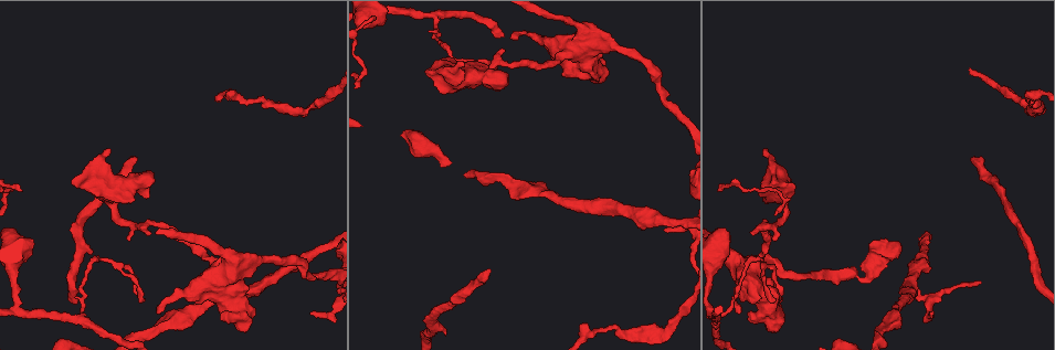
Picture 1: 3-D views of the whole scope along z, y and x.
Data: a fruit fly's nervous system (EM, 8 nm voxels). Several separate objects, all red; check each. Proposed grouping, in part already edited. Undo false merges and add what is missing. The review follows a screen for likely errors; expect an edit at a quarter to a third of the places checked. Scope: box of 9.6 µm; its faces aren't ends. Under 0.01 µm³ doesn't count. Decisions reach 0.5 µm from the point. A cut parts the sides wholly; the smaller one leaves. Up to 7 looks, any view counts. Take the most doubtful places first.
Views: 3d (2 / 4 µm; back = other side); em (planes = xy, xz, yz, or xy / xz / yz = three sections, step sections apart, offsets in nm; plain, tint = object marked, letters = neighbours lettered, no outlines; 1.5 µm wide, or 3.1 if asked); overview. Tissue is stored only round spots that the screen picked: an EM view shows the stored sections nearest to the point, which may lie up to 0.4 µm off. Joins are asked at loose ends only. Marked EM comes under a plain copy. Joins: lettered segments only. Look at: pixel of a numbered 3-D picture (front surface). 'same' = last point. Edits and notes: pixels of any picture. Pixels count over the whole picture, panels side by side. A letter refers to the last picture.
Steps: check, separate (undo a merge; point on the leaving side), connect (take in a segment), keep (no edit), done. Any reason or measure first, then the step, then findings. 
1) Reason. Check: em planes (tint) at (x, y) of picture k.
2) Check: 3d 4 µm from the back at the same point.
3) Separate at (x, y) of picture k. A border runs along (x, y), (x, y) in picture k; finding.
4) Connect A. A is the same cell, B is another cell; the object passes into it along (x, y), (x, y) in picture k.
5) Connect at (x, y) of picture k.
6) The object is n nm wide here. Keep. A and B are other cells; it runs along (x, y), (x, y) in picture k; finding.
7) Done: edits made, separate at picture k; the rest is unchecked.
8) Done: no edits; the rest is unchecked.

An open end. Check: em planes (letters) at (487, 268) of picture 1.

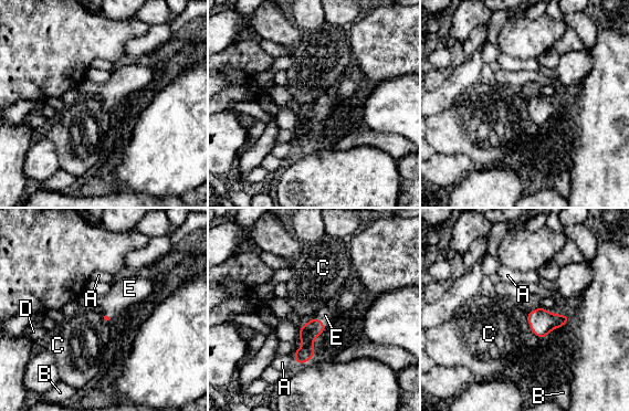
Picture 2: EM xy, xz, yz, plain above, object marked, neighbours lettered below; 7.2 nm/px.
Connect E. E is the same cell, A, B, C and D are other cells; the object passes into it along (308, 332), (320, 322), (325, 315) in picture 2; the neuron continues.

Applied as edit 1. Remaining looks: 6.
Check: overview.

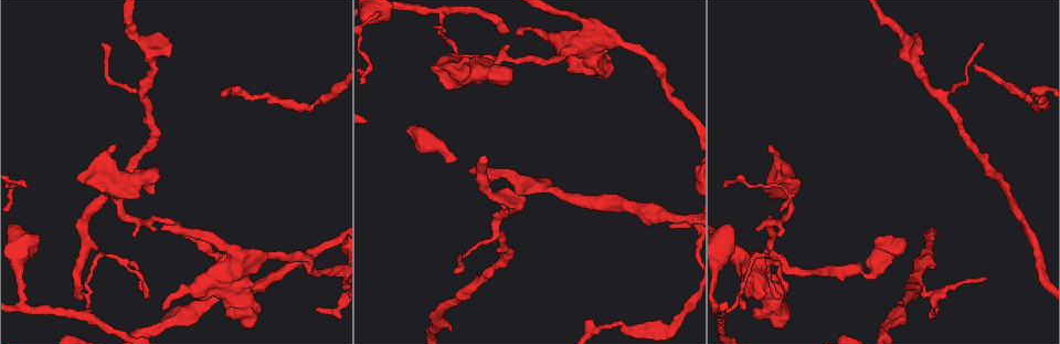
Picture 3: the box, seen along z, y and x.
Tapers out. Check: em planes (letters) at (787, 291) of picture 3.

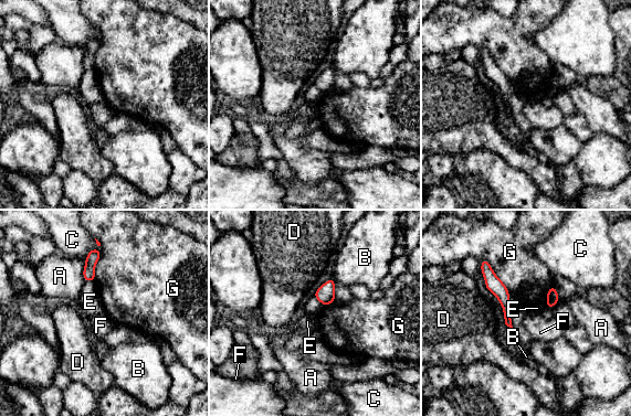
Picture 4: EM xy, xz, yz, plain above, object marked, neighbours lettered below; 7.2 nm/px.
Keep. A, B, C, D, E, F and G are other cells; a border runs along (85, 262), (83, 279) in picture 4; no lettered segment goes on from it.

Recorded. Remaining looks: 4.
Calibre changes. Check: 3d 2 µm at (146, 186) of picture 3.

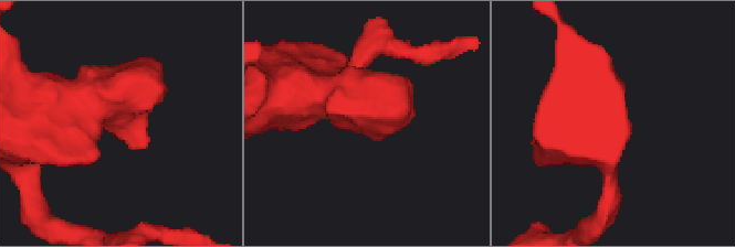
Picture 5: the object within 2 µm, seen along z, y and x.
Shape alone is not enough. Check: em planes (letters) at (123, 113) of picture 5.

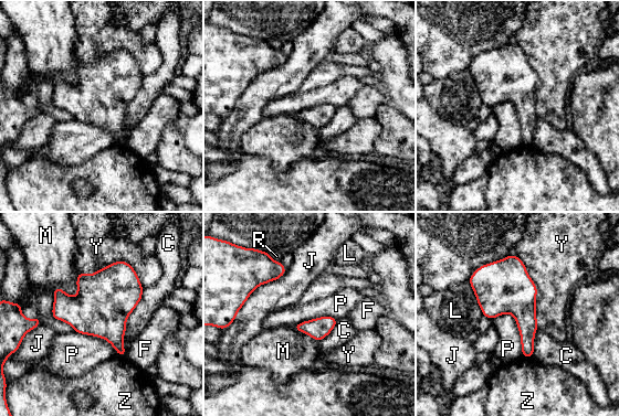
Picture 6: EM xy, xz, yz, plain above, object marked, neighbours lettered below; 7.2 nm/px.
Keep. C, F, J, L, M, P, R, Y and Z are other cells; a border runs along (492, 318), (513, 317), (522, 355) in picture 6; all the same neuron.

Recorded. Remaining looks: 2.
Done: edits made, connect at picture 2; the rest is unchecked.

